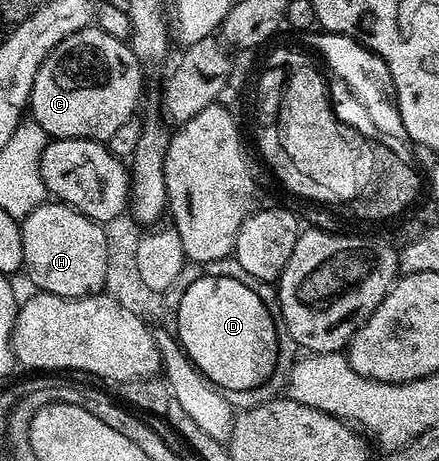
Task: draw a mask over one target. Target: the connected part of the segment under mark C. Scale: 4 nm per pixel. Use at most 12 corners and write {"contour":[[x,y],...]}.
{"contour":[[99,29],[53,47],[29,114],[54,139],[109,141],[144,68]]}

